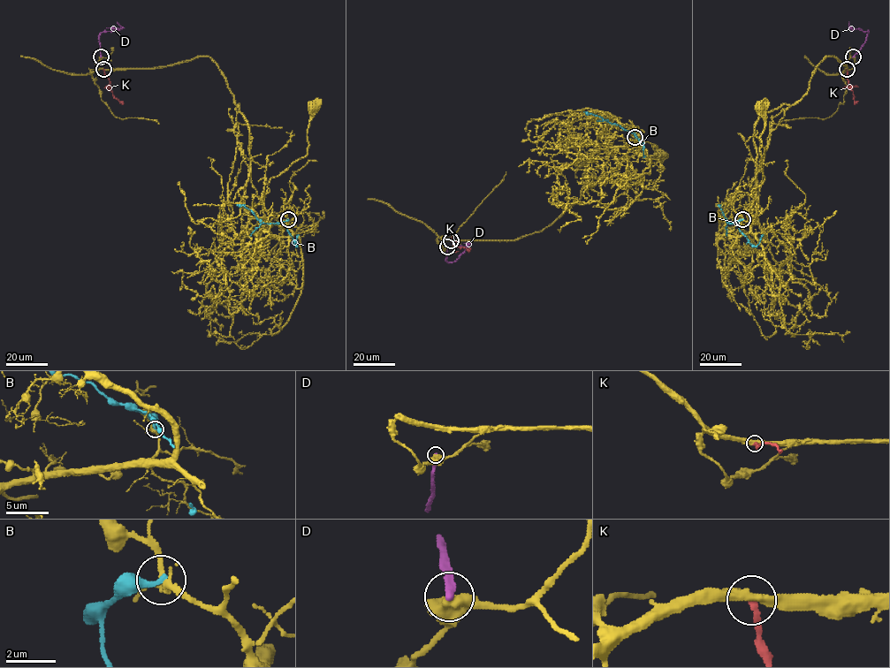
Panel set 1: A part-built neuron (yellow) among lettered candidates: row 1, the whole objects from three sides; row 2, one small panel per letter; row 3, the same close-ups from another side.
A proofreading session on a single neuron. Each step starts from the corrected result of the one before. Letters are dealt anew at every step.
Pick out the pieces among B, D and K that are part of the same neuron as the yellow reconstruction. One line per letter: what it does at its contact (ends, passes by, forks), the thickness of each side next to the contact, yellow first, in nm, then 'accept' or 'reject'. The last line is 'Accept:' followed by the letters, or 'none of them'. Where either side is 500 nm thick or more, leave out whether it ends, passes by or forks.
B: it ends; calibres 200 and 300 nm; reject
D: it ends; calibres 400 and 280 nm; reject
K: it ends; calibres 400 and 260 nm; reject
Accept: none of them

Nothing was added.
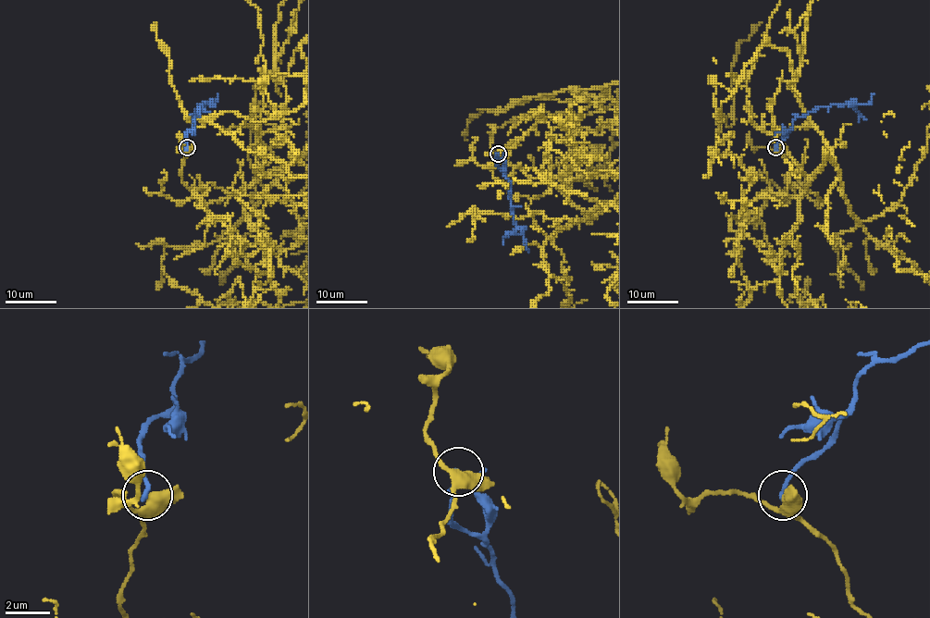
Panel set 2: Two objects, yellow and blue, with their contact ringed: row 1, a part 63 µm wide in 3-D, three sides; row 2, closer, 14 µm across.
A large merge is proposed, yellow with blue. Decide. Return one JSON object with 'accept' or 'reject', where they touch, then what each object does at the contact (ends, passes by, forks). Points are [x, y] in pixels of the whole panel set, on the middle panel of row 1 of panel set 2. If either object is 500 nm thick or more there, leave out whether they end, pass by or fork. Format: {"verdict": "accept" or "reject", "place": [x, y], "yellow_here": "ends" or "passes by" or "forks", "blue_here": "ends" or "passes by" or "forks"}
{"verdict": "reject", "place": [498, 154], "yellow_here": "forks", "blue_here": "ends"}

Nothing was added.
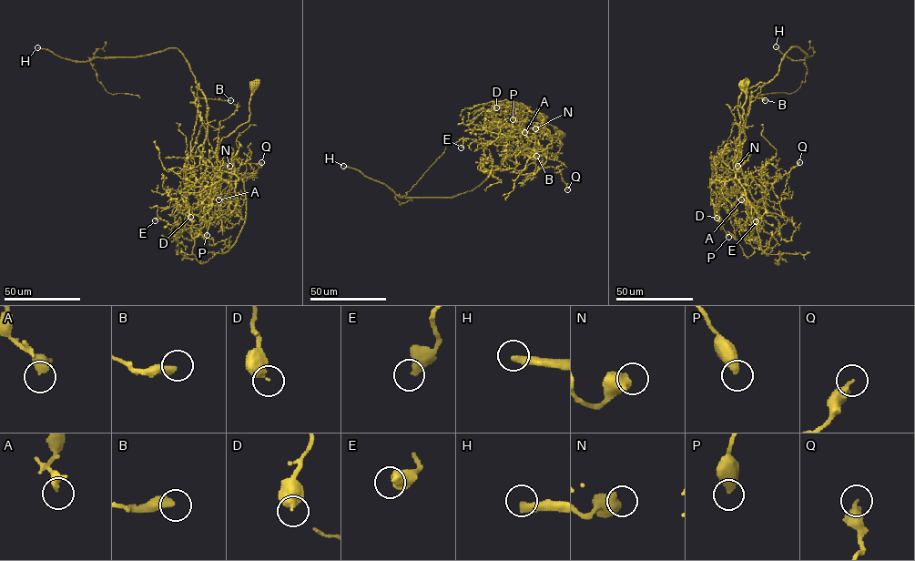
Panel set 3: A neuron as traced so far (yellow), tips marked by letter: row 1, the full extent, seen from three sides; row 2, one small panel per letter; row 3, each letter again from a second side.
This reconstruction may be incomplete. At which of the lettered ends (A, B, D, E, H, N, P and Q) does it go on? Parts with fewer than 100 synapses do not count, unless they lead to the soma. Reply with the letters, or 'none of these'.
H

